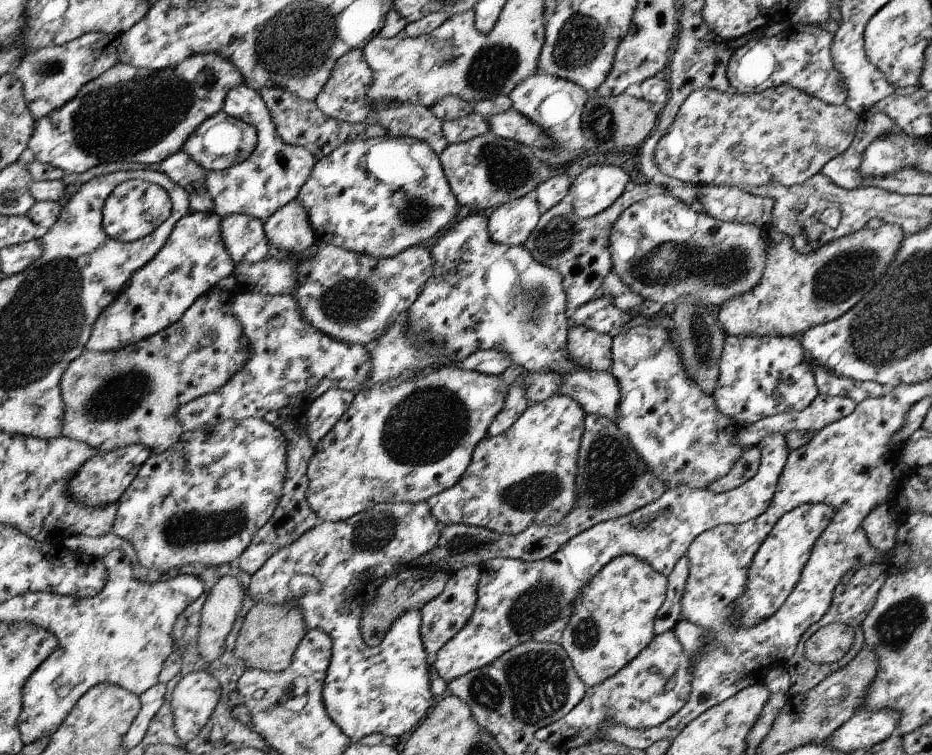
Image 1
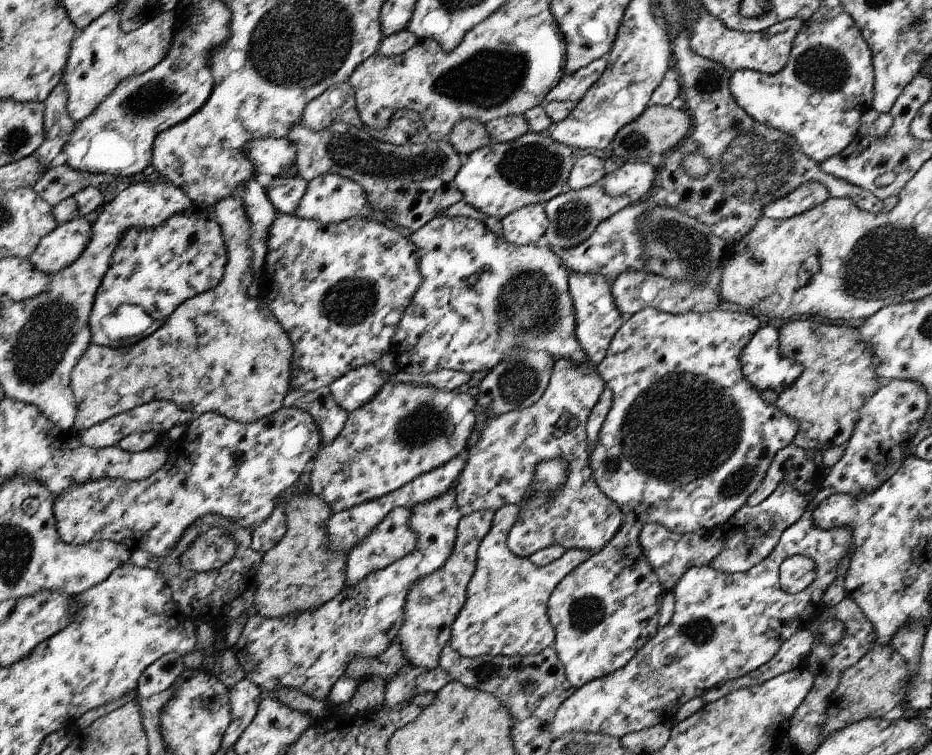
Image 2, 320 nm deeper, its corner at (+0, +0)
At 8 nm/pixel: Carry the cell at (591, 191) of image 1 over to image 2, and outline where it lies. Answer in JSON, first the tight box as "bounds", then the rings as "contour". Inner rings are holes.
{"bounds":[604,163,659,201],"contour":[[[627,163],[606,176],[604,192],[612,198],[628,195],[632,201],[644,198],[657,183],[659,167],[644,163]]]}

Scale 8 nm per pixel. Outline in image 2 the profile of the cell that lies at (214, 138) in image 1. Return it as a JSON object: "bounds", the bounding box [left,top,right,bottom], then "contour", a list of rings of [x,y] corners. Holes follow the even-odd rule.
{"bounds":[245,137,297,178],"contour":[[[287,137],[284,139],[257,139],[249,143],[245,149],[246,158],[254,166],[254,174],[268,174],[277,178],[288,168],[294,168],[297,164],[297,149]]]}

